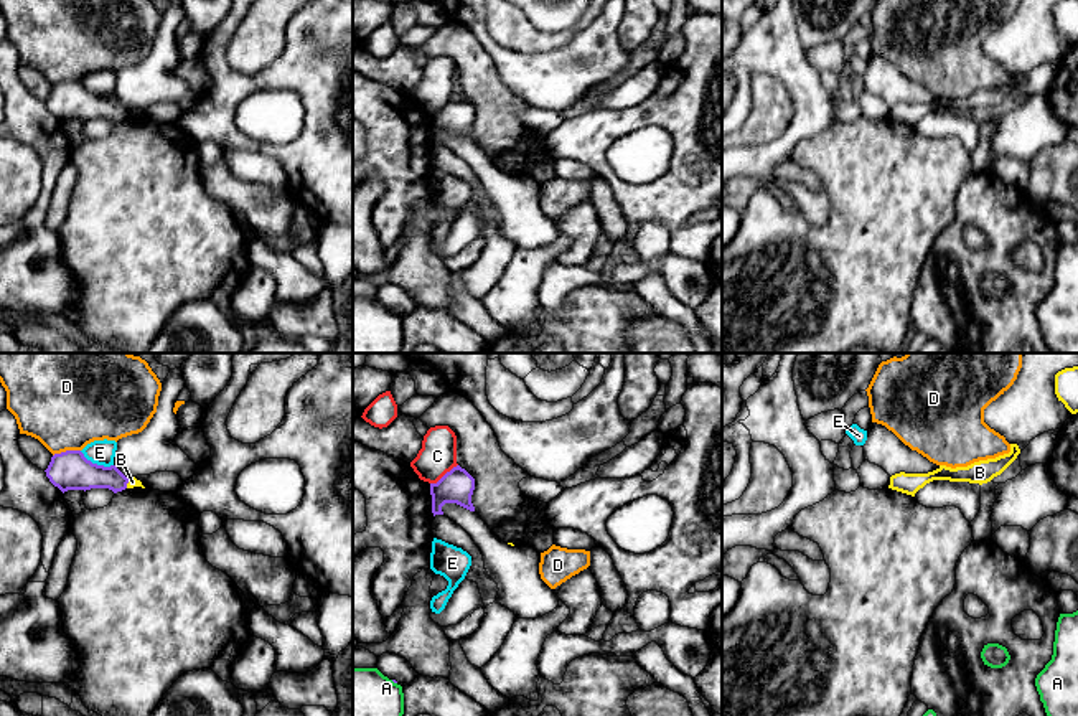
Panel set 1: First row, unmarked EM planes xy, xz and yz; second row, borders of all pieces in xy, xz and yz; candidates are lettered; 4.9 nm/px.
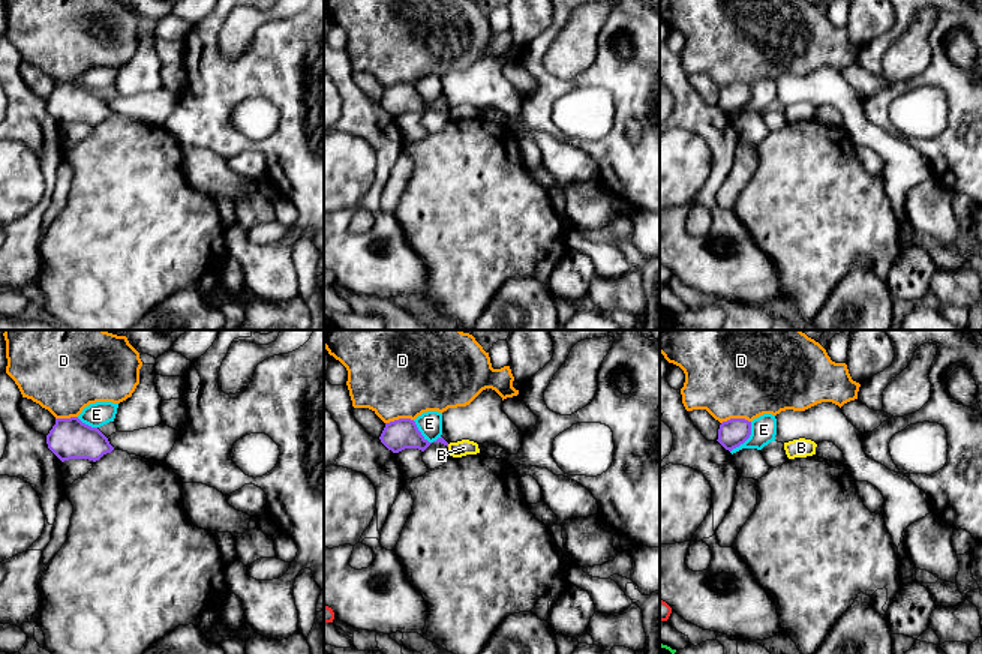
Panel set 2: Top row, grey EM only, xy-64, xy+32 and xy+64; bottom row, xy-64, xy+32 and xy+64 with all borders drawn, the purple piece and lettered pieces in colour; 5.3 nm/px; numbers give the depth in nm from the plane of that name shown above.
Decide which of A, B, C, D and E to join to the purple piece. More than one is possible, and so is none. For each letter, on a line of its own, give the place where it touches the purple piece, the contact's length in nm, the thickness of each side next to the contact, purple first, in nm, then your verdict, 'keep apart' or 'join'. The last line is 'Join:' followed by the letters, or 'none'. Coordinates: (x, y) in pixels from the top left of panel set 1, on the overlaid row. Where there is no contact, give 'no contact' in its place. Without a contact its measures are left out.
A: xz (394, 682) | 40 nm | 20/240 nm | keep apart
B: xy (127, 482) | 50 nm | 160/50 nm | keep apart
C: xz (445, 474) | 170 nm | 160/180 nm | keep apart
D: xy (66, 451) | 140 nm | 190/480 nm | keep apart
E: xy (96, 464) | 180 nm | 190/120 nm | keep apart
Join: none

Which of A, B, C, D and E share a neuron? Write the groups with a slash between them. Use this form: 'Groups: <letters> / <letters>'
Groups: A / B / C / D / E

